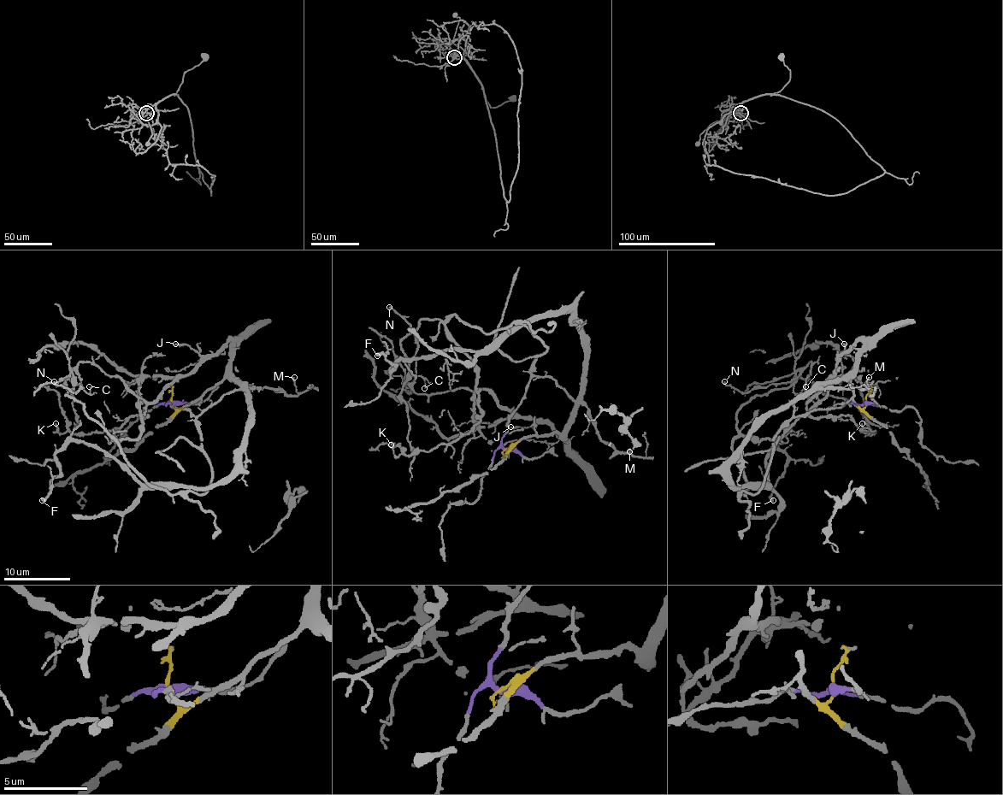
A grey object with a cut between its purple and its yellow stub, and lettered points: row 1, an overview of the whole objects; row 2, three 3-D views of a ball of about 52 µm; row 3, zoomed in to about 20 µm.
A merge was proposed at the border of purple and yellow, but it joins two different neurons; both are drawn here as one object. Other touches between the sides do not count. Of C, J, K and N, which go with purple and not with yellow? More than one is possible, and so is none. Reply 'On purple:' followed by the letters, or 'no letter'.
On purple: C

